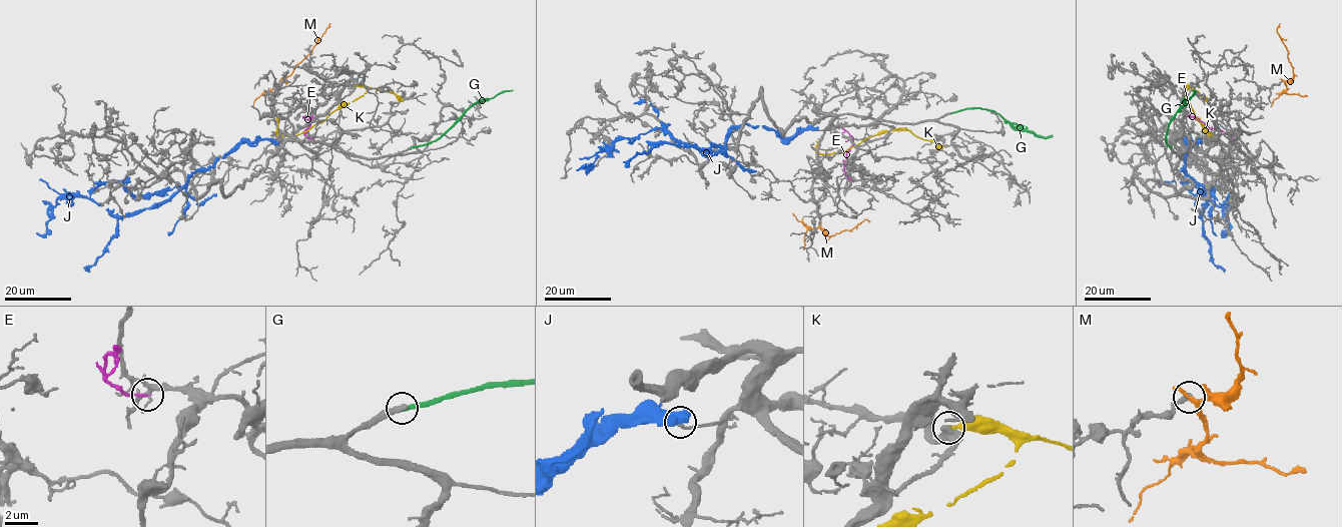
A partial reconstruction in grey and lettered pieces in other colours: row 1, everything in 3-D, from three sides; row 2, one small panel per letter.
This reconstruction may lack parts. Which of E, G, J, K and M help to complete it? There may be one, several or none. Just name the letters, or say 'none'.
none

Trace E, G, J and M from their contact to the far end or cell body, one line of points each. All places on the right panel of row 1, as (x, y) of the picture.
E: (1239, 138), (1210, 129), (1189, 115), (1191, 118)
G: (1171, 148), (1166, 143), (1168, 124), (1188, 100), (1193, 90)
J: (1187, 143), (1196, 141), (1182, 168), (1209, 188), (1197, 196), (1186, 186), (1221, 207), (1227, 232)
M: (1283, 81), (1289, 81), (1293, 72), (1277, 32), (1279, 23)

